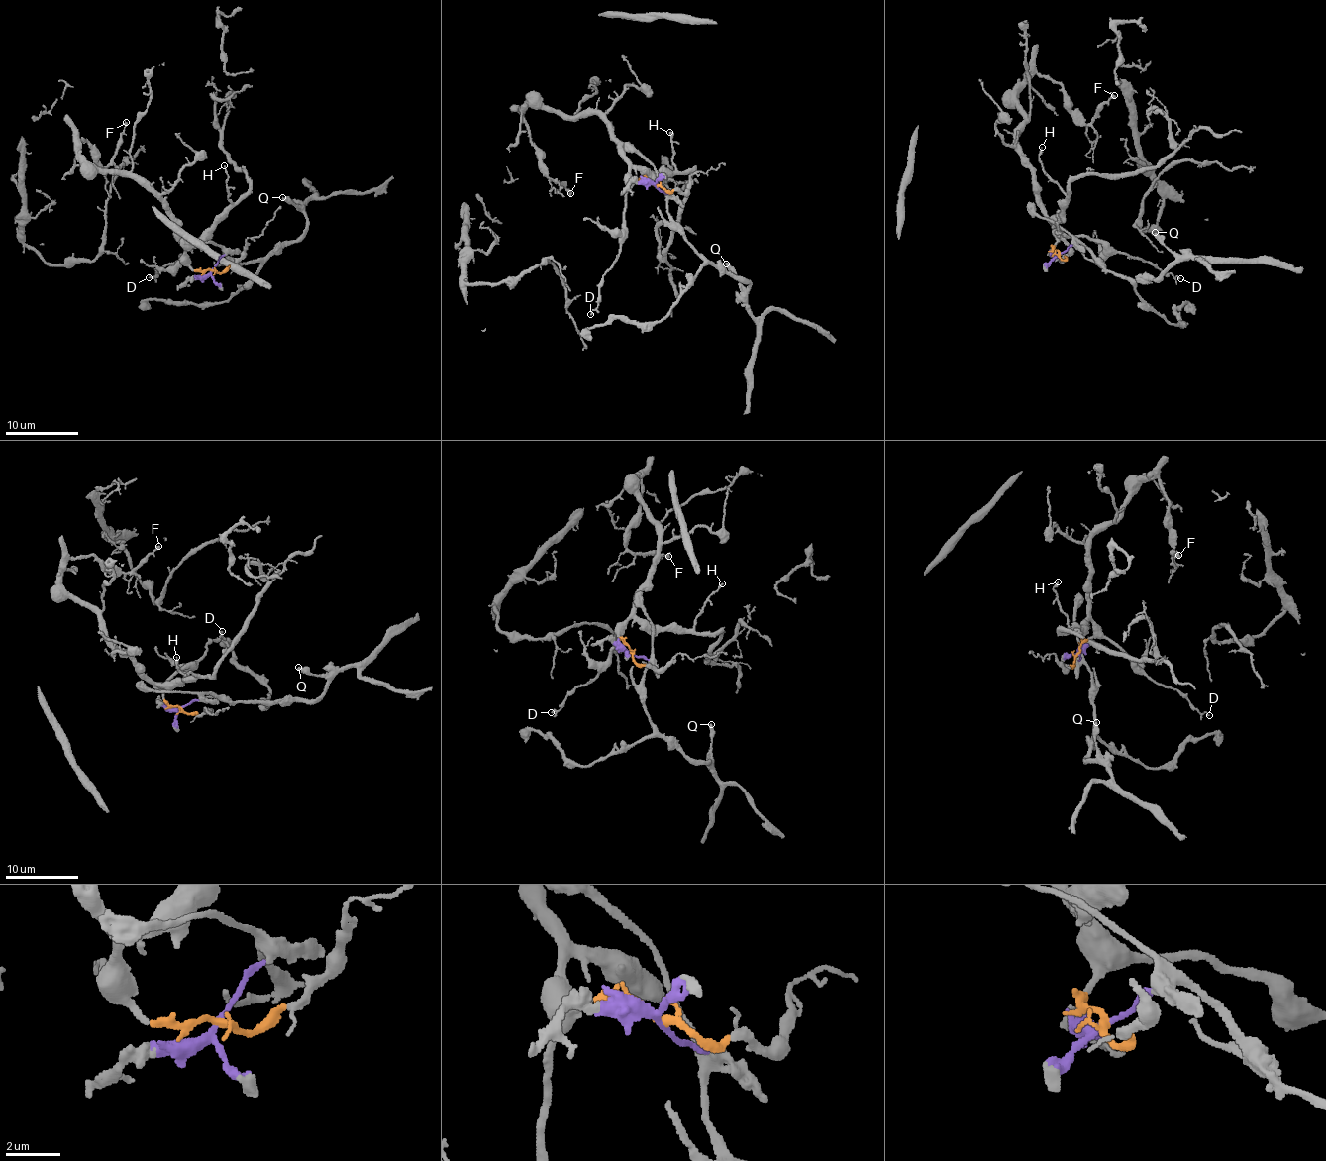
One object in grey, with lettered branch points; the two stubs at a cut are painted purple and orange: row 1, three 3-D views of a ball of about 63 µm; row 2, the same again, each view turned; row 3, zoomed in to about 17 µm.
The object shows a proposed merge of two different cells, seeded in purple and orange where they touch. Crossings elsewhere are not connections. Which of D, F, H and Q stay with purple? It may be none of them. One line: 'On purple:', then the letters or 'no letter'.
On purple: Q

